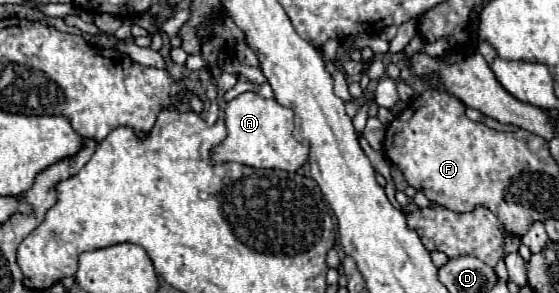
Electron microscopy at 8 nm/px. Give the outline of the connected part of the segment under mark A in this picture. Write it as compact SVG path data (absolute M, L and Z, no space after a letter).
M245 92L227 104L223 116L227 136L211 150L213 164L239 162L251 168L279 168L295 172L307 162L305 146L293 138L293 110L285 110L285 106L275 100L267 100L257 92Z

